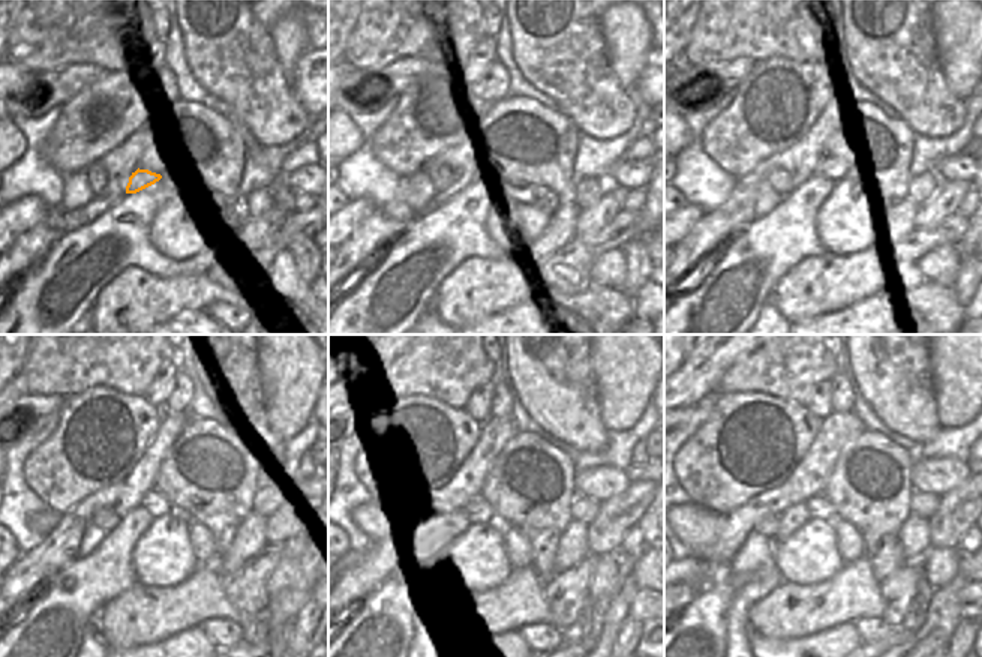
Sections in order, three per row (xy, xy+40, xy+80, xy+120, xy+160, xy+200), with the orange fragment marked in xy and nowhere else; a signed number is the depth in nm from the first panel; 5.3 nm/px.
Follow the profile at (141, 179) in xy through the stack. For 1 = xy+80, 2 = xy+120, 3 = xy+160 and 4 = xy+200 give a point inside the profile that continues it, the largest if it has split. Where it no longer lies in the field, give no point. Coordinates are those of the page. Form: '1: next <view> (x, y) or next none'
1: next xy+80 (826, 167)
2: next xy+120 (156, 504)
3: next xy+160 (485, 513)
4: next xy+200 (819, 509)

